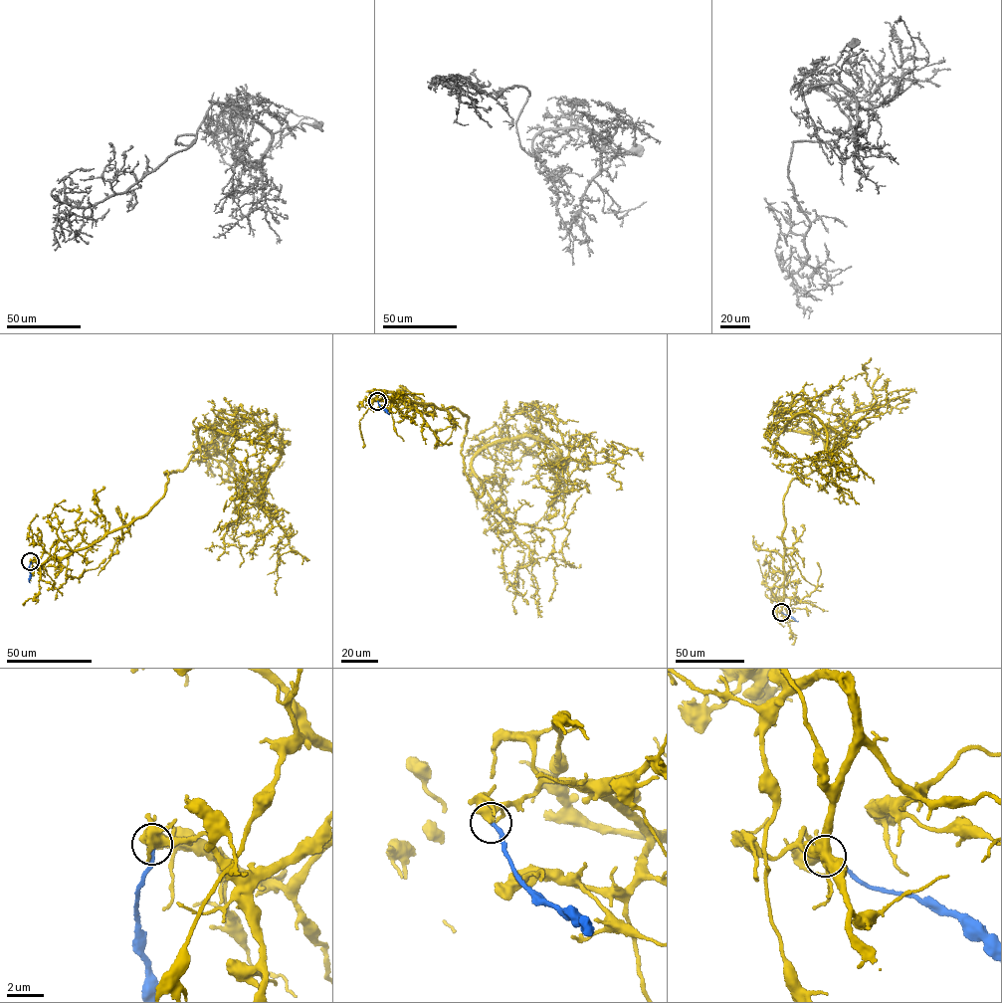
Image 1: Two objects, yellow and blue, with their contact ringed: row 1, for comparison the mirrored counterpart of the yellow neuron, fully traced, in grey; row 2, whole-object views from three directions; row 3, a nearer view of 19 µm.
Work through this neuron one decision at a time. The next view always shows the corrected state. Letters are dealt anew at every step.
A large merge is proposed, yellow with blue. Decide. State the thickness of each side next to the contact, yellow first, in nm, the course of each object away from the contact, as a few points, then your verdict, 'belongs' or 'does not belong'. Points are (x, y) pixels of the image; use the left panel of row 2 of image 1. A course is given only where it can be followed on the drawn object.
calibres 380 and 180 nm; course yellow (31, 561), (70, 555), (147, 512), (204, 425), (280, 453), (263, 502), (297, 553), (278, 557), (277, 595); course blue (31, 561), (30, 582); belongs

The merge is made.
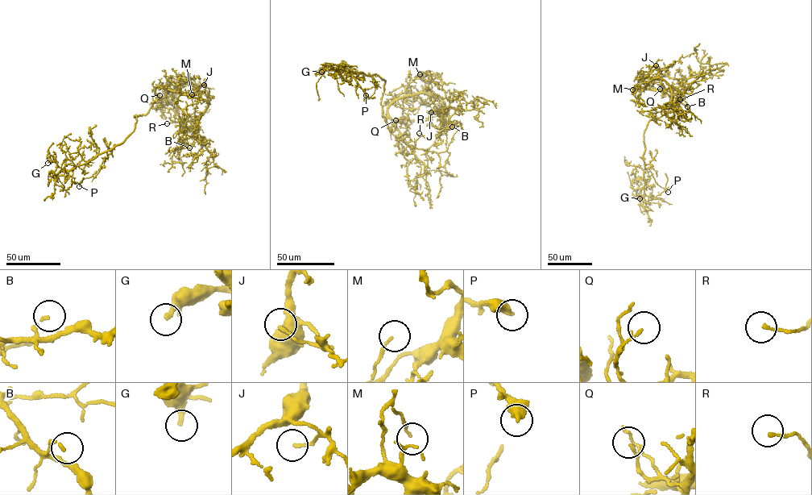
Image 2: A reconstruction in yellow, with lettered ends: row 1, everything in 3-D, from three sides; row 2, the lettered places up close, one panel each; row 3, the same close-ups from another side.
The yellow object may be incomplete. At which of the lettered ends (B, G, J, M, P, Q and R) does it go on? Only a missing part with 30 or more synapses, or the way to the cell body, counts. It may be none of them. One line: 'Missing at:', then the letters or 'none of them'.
Missing at: none of them

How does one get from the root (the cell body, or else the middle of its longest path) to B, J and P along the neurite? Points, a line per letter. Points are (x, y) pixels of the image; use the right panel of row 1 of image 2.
B: (669, 96), (644, 88), (653, 79), (663, 80), (681, 91), (679, 100), (687, 106)
J: (669, 96), (657, 90), (644, 89), (650, 68), (656, 65)
P: (669, 96), (672, 107), (662, 115), (649, 121), (644, 130), (642, 156), (644, 195), (654, 197), (668, 192)

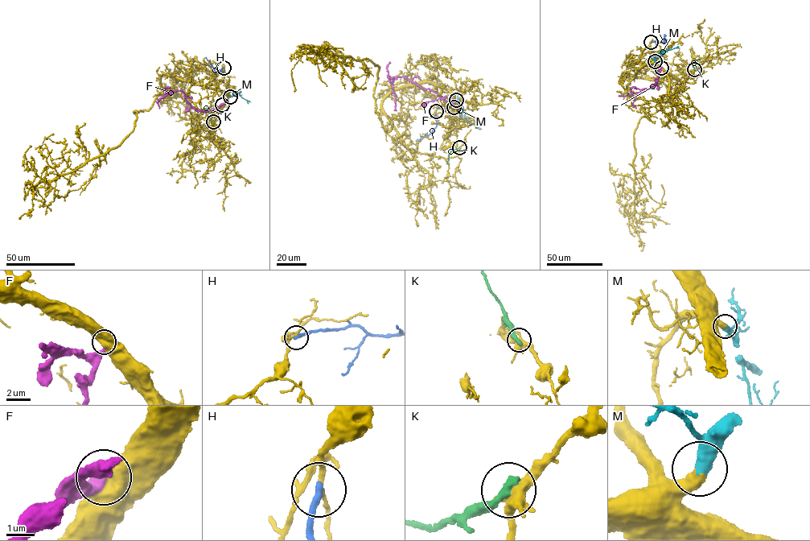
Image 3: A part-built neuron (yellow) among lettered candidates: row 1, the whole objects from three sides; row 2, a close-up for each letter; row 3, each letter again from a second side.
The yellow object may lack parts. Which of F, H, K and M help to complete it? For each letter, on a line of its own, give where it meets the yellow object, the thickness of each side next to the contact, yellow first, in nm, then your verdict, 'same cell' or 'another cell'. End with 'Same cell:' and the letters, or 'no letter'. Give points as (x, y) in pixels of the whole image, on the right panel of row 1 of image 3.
F: meets yellow at (661, 68); 850 nm thick on the yellow side, 650 nm on the other; another cell
H: meets yellow at (651, 42); 100 nm thick on the yellow side, 280 nm on the other; another cell
K: meets yellow at (694, 69); 380 nm thick on the yellow side, 360 nm on the other; another cell
M: meets yellow at (655, 61); 480 nm thick on the yellow side, 500 nm on the other; same cell
Same cell: M

